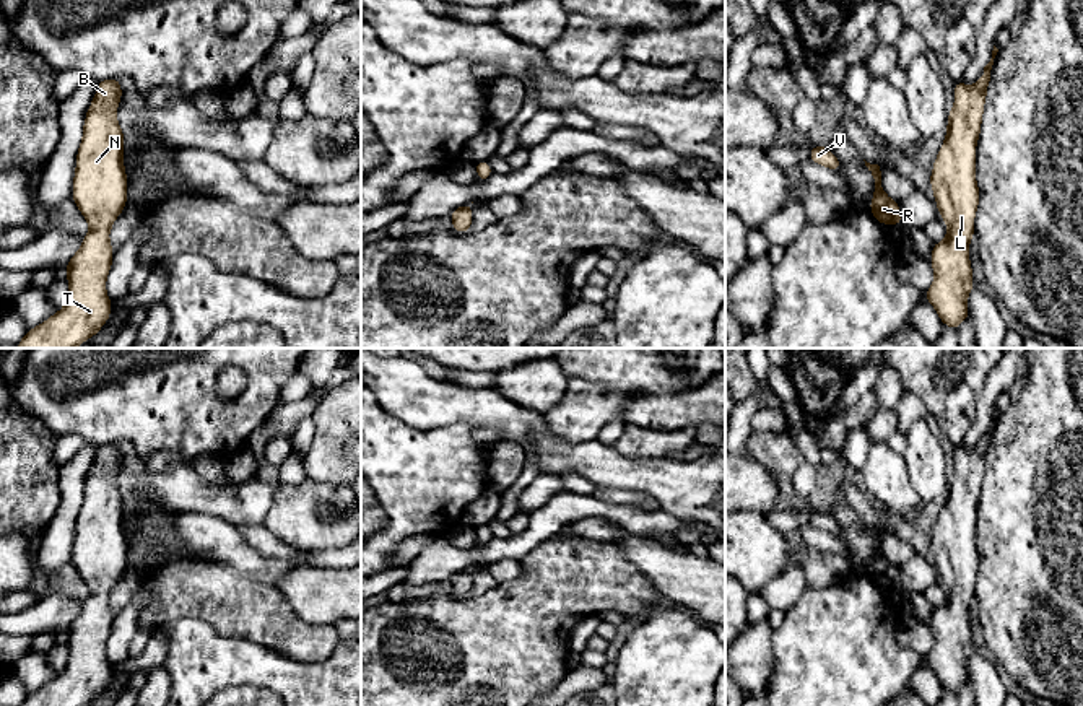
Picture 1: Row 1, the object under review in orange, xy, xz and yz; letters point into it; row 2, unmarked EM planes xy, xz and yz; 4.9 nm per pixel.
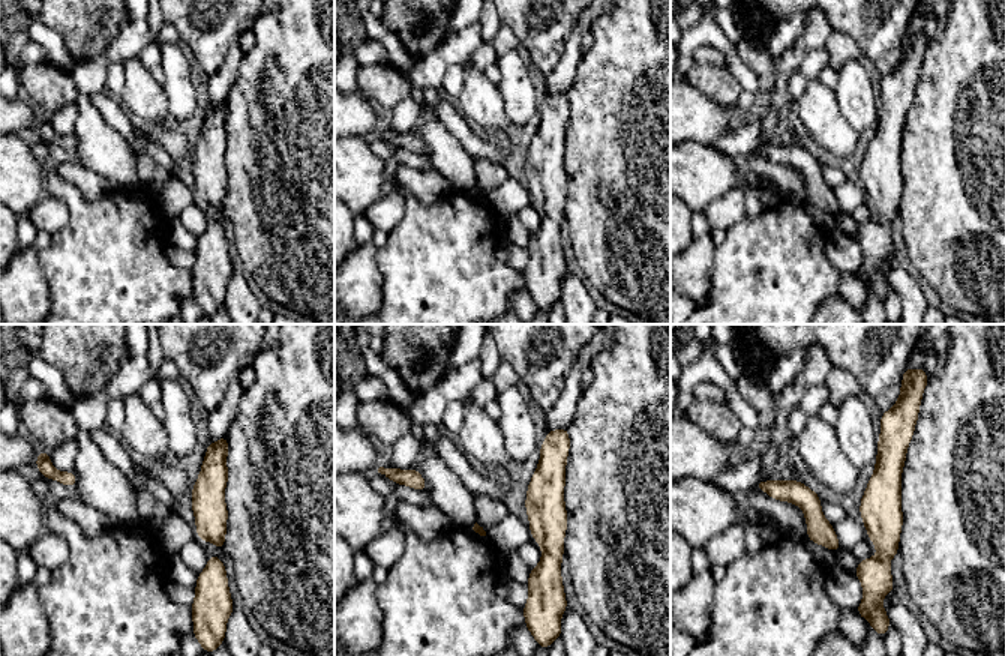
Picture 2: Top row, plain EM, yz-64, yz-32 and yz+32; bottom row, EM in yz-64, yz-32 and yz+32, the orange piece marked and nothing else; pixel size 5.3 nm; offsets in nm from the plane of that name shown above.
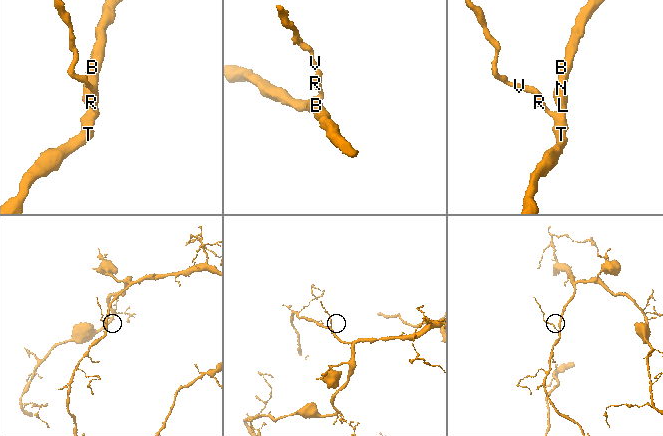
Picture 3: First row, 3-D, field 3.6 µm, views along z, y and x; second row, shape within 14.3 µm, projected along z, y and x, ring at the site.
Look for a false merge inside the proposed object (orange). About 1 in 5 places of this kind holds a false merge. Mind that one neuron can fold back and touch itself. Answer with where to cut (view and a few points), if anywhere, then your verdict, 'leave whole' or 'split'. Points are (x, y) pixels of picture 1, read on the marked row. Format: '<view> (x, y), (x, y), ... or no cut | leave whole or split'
no cut | leave whole

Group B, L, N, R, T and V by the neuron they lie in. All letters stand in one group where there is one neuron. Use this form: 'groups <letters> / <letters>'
groups B L N R T V

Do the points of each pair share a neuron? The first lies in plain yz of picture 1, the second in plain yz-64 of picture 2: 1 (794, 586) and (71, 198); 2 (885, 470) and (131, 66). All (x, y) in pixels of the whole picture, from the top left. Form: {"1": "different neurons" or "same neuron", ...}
{"1": "different neurons", "2": "same neuron"}

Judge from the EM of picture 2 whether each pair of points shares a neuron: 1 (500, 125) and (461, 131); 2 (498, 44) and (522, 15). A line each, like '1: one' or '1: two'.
1: two
2: two

